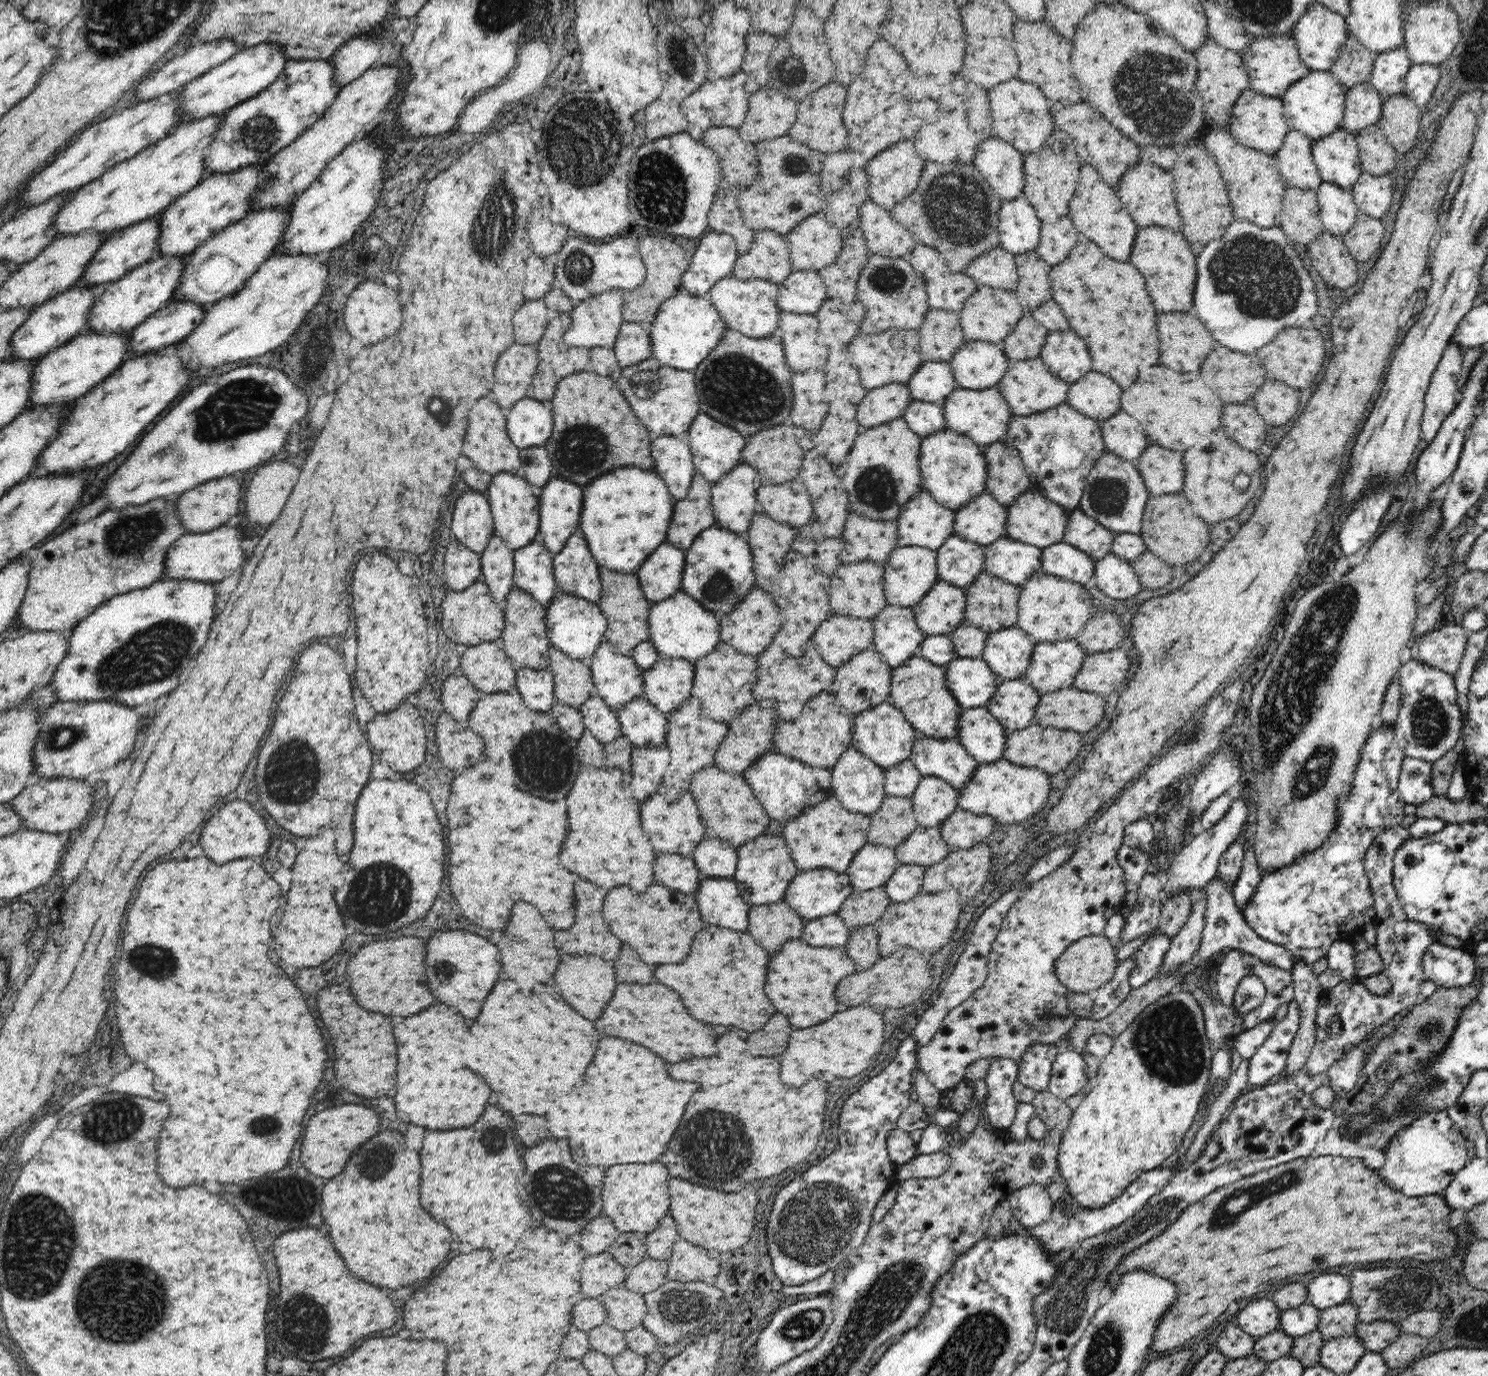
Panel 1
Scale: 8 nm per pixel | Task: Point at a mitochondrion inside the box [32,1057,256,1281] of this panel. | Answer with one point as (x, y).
(108, 1123)

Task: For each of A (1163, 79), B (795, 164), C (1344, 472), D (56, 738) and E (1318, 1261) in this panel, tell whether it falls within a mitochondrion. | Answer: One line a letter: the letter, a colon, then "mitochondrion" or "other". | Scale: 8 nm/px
A: mitochondrion
B: mitochondrion
C: other
D: mitochondrion
E: other

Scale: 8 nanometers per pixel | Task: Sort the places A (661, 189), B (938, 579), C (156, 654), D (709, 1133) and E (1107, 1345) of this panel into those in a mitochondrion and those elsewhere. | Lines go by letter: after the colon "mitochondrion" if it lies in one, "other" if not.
A: mitochondrion
B: other
C: mitochondrion
D: mitochondrion
E: mitochondrion

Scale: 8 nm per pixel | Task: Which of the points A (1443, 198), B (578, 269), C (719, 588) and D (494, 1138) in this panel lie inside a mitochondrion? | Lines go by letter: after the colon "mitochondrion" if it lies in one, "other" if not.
A: other
B: mitochondrion
C: mitochondrion
D: mitochondrion

